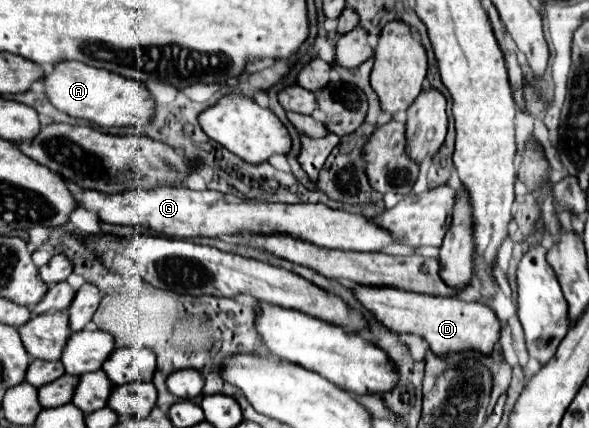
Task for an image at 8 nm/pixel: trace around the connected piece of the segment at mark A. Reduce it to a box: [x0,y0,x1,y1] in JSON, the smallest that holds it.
[41,60,153,126]

